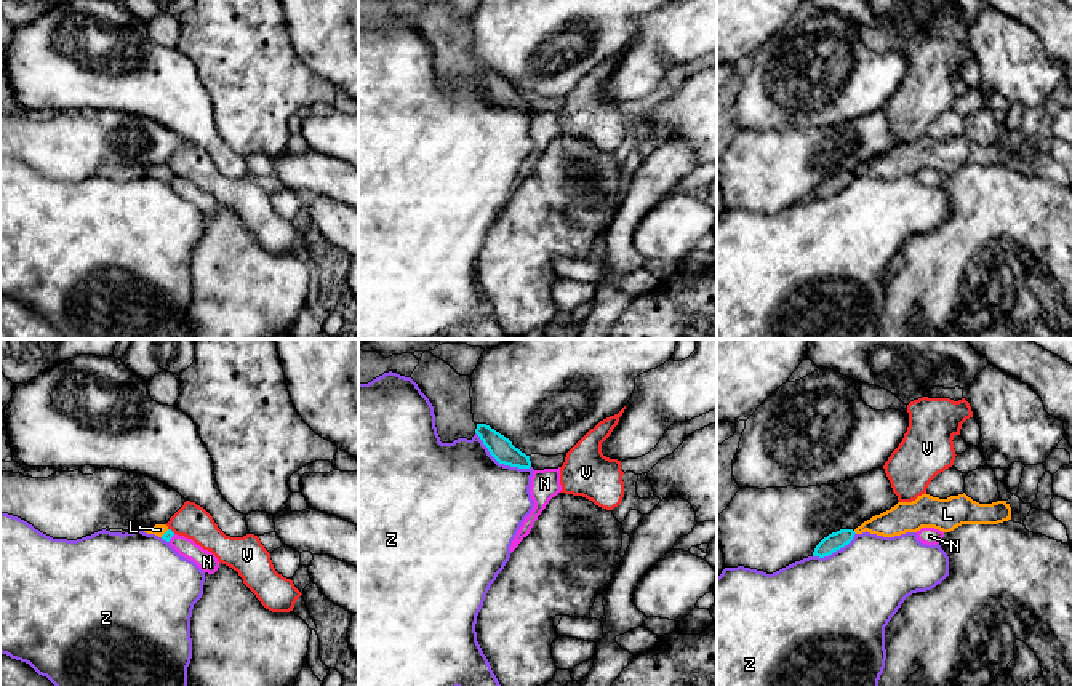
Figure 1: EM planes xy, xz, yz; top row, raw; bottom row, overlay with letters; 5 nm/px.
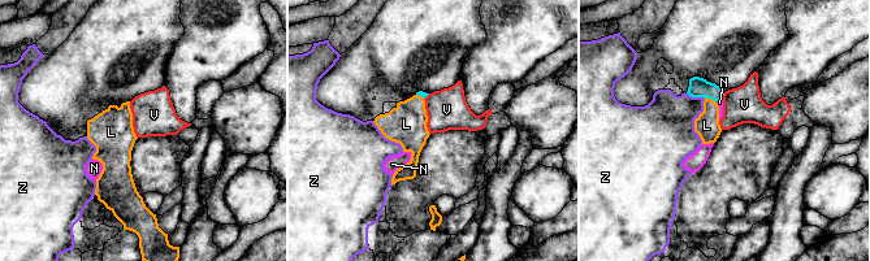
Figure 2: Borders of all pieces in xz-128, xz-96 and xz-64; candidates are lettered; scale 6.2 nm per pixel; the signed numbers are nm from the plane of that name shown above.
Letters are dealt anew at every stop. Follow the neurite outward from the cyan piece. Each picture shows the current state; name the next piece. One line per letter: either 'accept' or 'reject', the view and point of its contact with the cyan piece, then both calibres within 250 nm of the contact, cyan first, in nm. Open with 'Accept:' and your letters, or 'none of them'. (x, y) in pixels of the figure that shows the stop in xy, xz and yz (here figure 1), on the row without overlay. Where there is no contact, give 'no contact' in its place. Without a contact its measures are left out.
Accept: L
L: accept; contact xy (165, 175); calibres 50 and 60 nm
N: reject; contact xy (172, 178); calibres 50 and 100 nm
V: reject; contact xy (170, 171); calibres 50 and 170 nm
Z: reject; contact xz (500, 104); calibres 120 and 500 nm

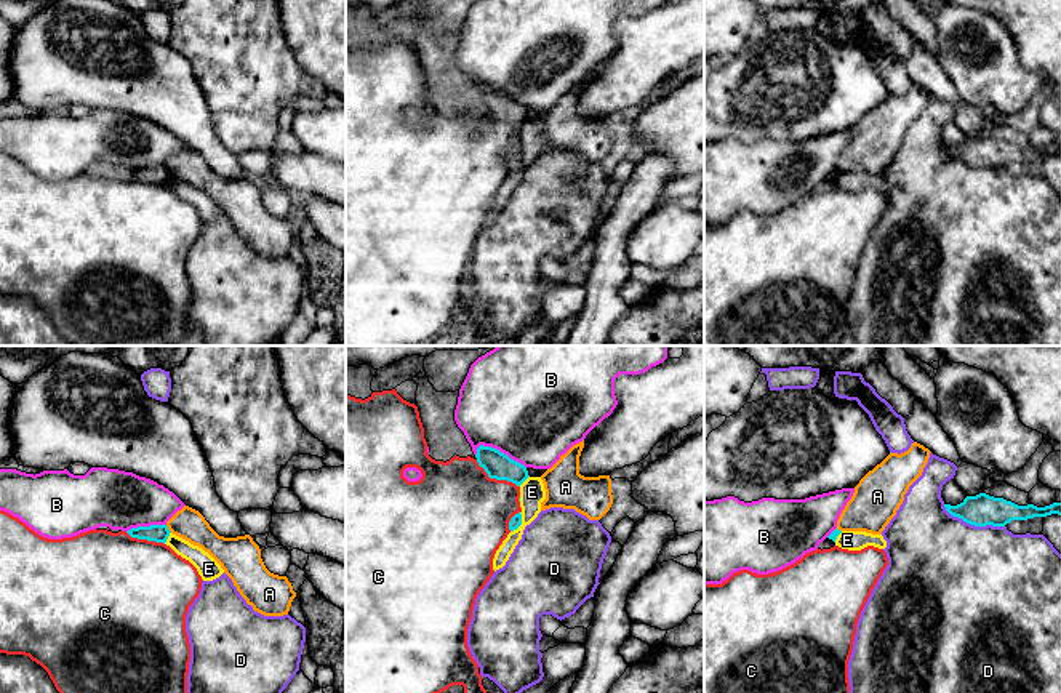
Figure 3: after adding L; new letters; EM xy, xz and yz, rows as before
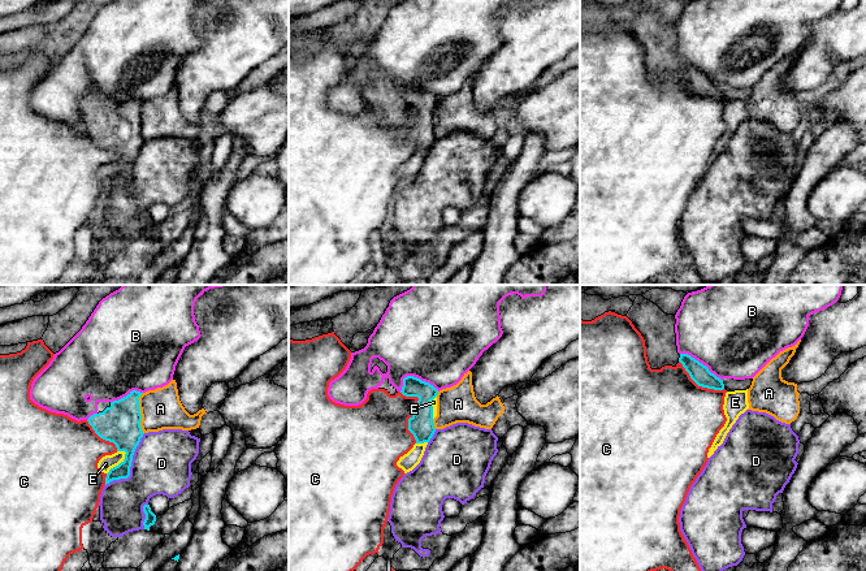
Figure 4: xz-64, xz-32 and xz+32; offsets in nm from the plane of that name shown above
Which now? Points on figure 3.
Accept: none of them
A: reject; contact xy (167, 170); calibres 90 and 160 nm
B: reject; contact xz (500, 93); calibres 140 and 500 nm
C: reject; contact xz (496, 120); calibres 140 and 460 nm
D: reject; contact yz (973, 165); calibres 160 and 480 nm
E: reject; contact xz (520, 165); calibres 60 and 130 nm

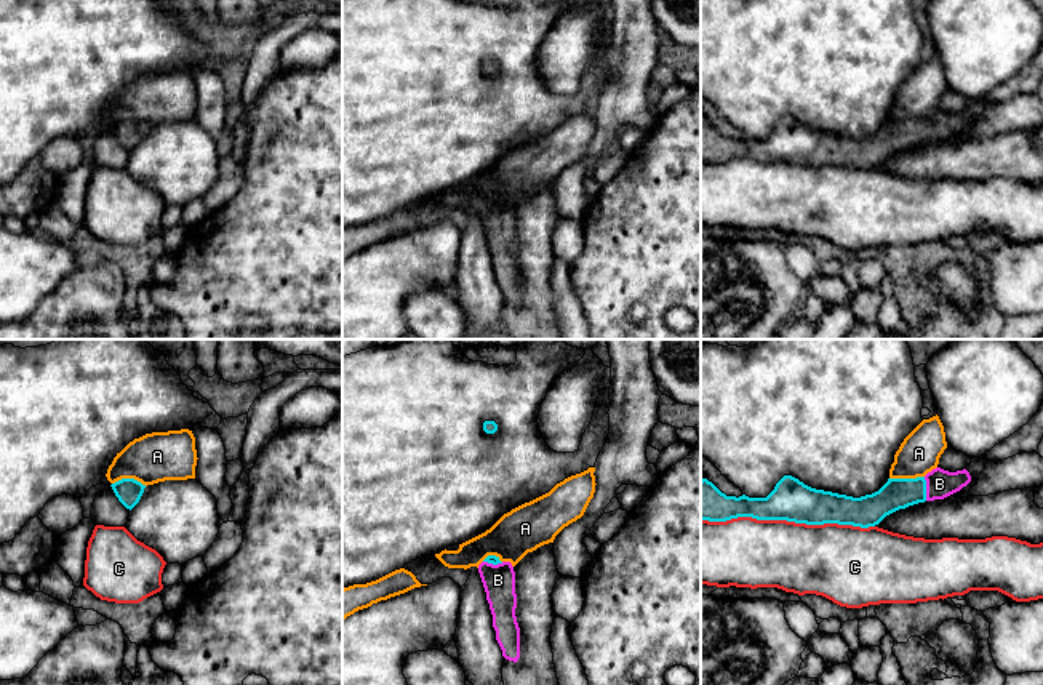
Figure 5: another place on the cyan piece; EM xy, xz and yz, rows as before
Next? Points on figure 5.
Accept: B
A: reject; contact yz (906, 120); calibres 160 and 200 nm
B: accept; contact yz (925, 130); calibres 160 and 140 nm
C: reject; contact yz (787, 162); calibres 200 and 360 nm

